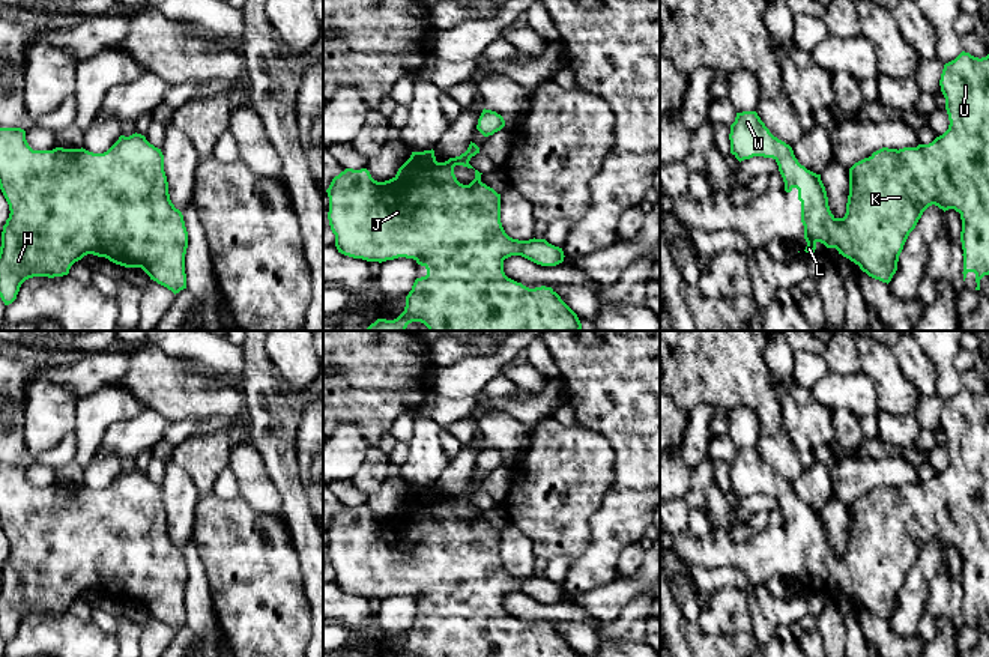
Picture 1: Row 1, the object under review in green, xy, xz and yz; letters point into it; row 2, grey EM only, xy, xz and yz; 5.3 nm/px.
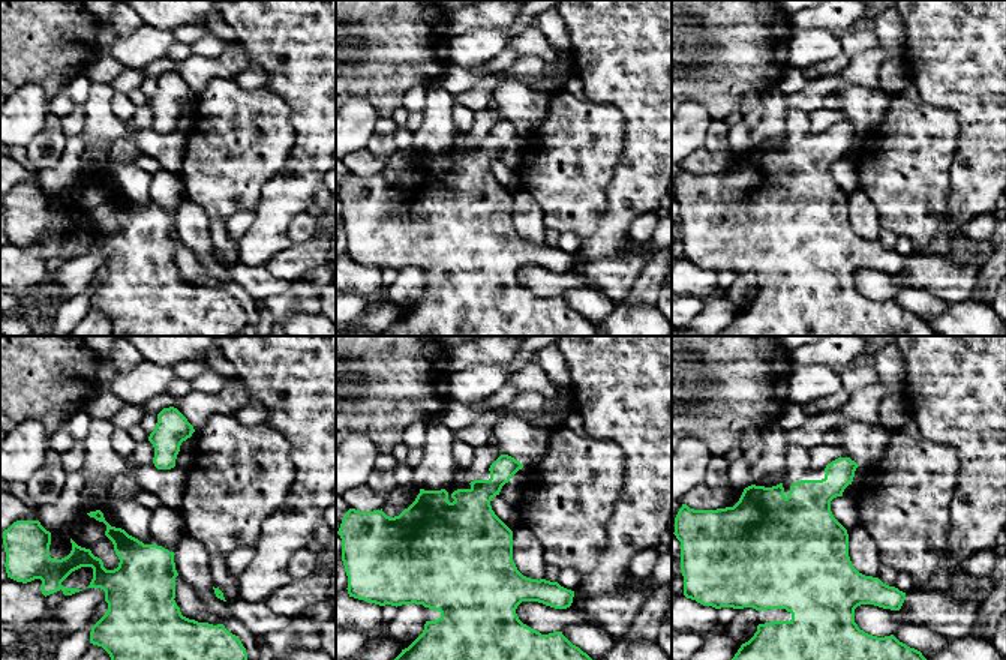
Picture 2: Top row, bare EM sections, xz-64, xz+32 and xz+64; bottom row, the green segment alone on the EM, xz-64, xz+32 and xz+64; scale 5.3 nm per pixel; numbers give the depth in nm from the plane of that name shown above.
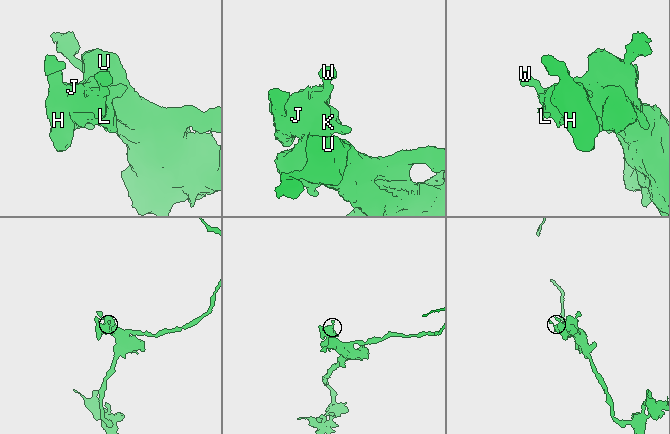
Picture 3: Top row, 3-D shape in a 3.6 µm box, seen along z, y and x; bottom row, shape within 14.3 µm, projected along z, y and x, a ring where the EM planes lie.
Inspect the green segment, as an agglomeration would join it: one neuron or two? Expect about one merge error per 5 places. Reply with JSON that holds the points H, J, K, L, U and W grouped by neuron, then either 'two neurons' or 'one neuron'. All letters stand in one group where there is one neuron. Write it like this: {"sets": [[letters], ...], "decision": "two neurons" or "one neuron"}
{"sets": [["H", "J", "K", "L", "U", "W"]], "decision": "one neuron"}

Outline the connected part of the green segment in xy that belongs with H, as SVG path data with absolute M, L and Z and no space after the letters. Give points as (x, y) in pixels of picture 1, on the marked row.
M0 128L0 189L9 204L0 247L0 298L5 305L17 299L21 284L33 277L63 277L87 254L105 257L125 268L141 268L150 280L174 295L186 289L185 254L188 232L183 215L170 200L161 149L144 135L120 135L104 153L86 149L33 150L21 128Z

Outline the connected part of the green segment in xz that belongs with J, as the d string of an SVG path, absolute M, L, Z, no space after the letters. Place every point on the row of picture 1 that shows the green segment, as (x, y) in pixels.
M470 141L464 153L455 158L449 158L445 162L436 161L433 149L424 152L412 152L410 158L398 168L397 174L385 182L374 180L367 168L361 168L361 170L346 168L344 171L341 171L338 176L332 179L329 188L326 189L329 197L328 220L329 220L331 230L335 235L335 247L338 253L353 259L362 259L367 262L379 262L379 263L386 260L394 260L398 257L406 257L406 259L413 259L418 265L427 269L427 275L416 278L412 286L412 290L406 296L404 311L394 320L377 319L374 323L371 323L367 328L367 331L406 331L407 325L412 322L424 323L428 328L428 331L580 331L582 329L582 323L577 314L561 299L561 296L552 287L541 286L541 287L529 289L522 283L517 283L505 275L504 260L511 256L522 256L541 266L556 266L564 262L565 256L562 248L549 244L546 239L534 238L529 241L519 241L510 238L505 233L501 223L501 194L498 194L493 188L481 182L482 173L475 170L475 179L469 185L463 185L457 180L454 174L454 167L463 165L467 168L473 168L469 164L469 161L476 153L479 153L479 147Z

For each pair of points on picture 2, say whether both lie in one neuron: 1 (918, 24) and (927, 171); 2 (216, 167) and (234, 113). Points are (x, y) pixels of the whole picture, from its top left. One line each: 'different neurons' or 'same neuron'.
1: different neurons
2: same neuron

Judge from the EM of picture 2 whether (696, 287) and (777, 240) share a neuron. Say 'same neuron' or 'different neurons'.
different neurons

